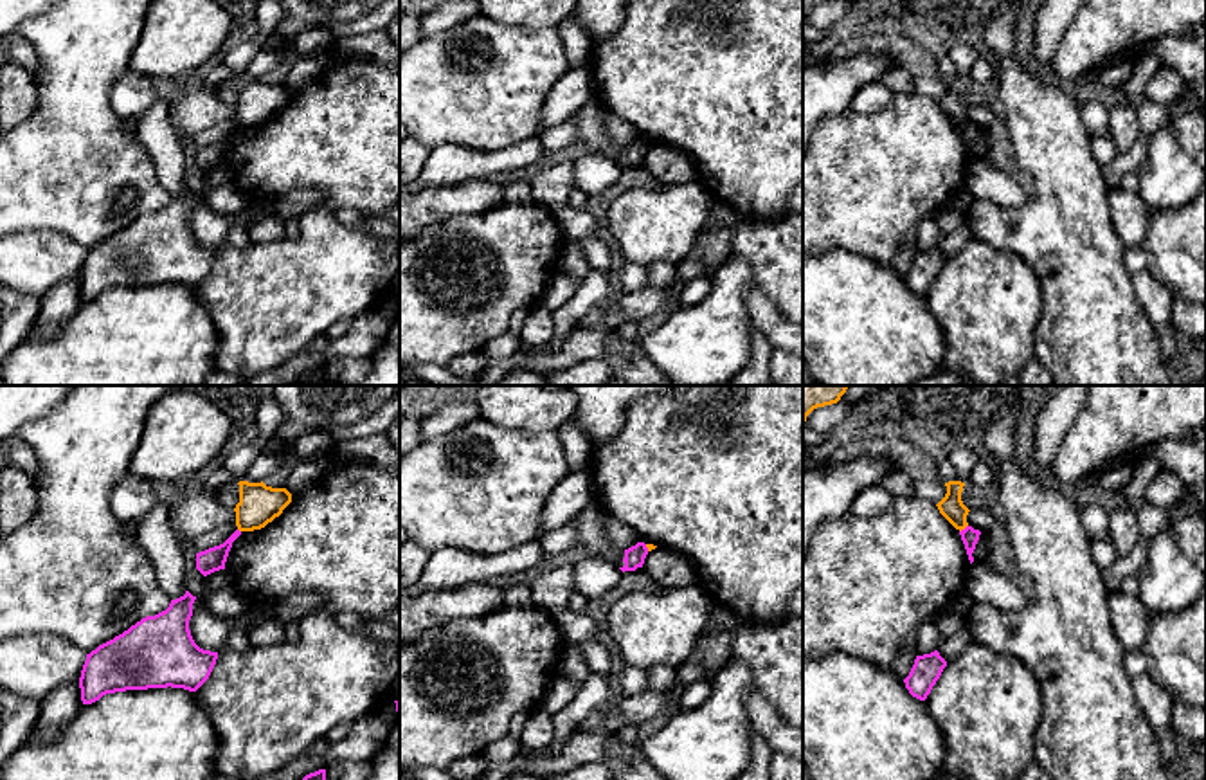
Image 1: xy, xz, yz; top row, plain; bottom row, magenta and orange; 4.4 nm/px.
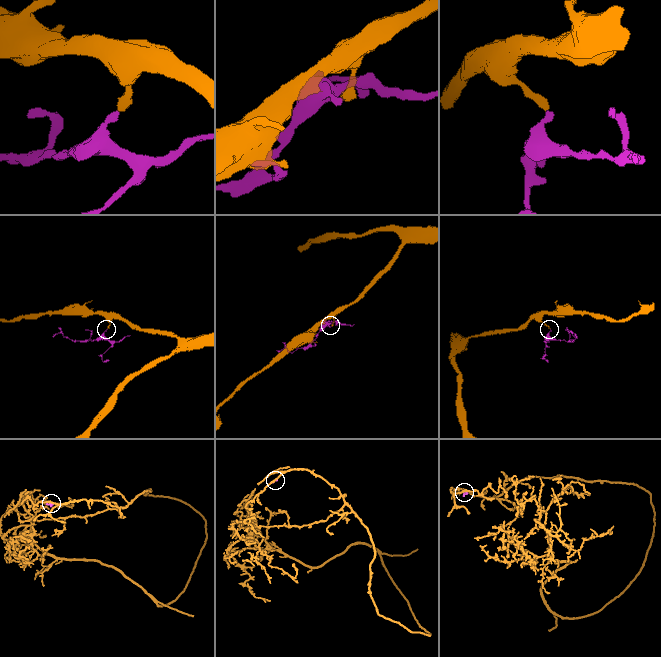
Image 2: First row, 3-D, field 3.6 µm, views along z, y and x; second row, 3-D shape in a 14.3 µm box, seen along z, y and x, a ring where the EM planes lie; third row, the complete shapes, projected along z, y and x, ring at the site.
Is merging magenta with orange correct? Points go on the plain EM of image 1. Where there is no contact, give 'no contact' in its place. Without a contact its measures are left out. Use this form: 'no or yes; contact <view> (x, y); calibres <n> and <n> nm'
no; contact yz (965, 125); calibres 80 and 110 nm

